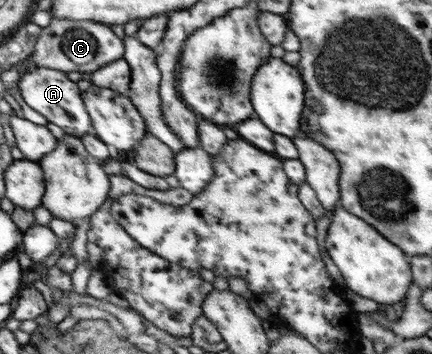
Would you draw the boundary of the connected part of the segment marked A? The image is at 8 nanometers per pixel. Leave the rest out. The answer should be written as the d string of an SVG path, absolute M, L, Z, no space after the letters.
M42 67L33 68L22 77L19 89L29 107L46 117L48 122L58 125L66 134L80 139L84 135L95 135L96 128L88 113L83 92L78 82L71 81L64 71Z

